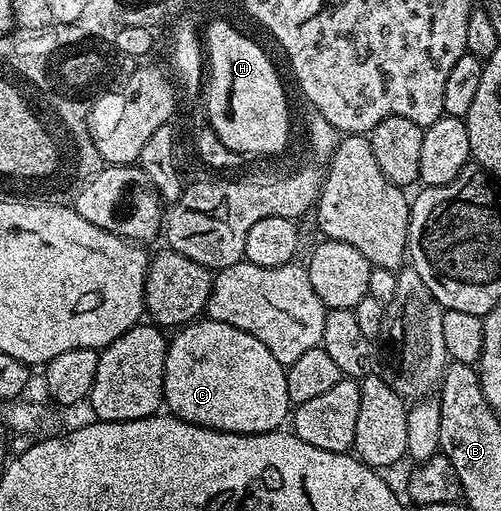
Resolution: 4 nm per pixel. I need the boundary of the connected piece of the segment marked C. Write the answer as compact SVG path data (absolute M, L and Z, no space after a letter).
M206 317L178 328L170 336L165 357L163 402L170 414L177 419L184 419L186 423L238 435L280 430L288 422L293 410L287 368L277 361L277 357L273 357L273 353L269 353L269 349L265 349L265 345L261 345L253 333L245 333L245 329L233 329L233 325Z

